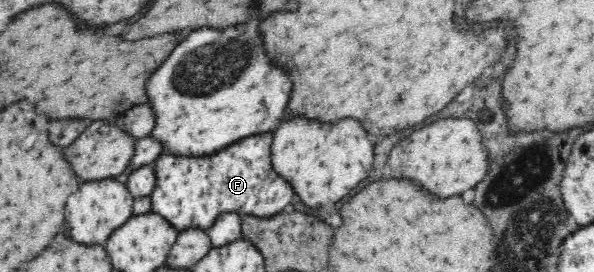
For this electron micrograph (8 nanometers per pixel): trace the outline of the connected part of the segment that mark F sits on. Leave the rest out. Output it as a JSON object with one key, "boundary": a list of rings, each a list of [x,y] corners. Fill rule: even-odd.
{"boundary":[[[252,135],[222,151],[204,157],[180,157],[164,151],[155,161],[156,185],[151,196],[151,211],[162,215],[176,229],[208,229],[224,211],[241,215],[270,217],[282,212],[294,191],[286,179],[278,177],[270,163],[272,135]]]}

